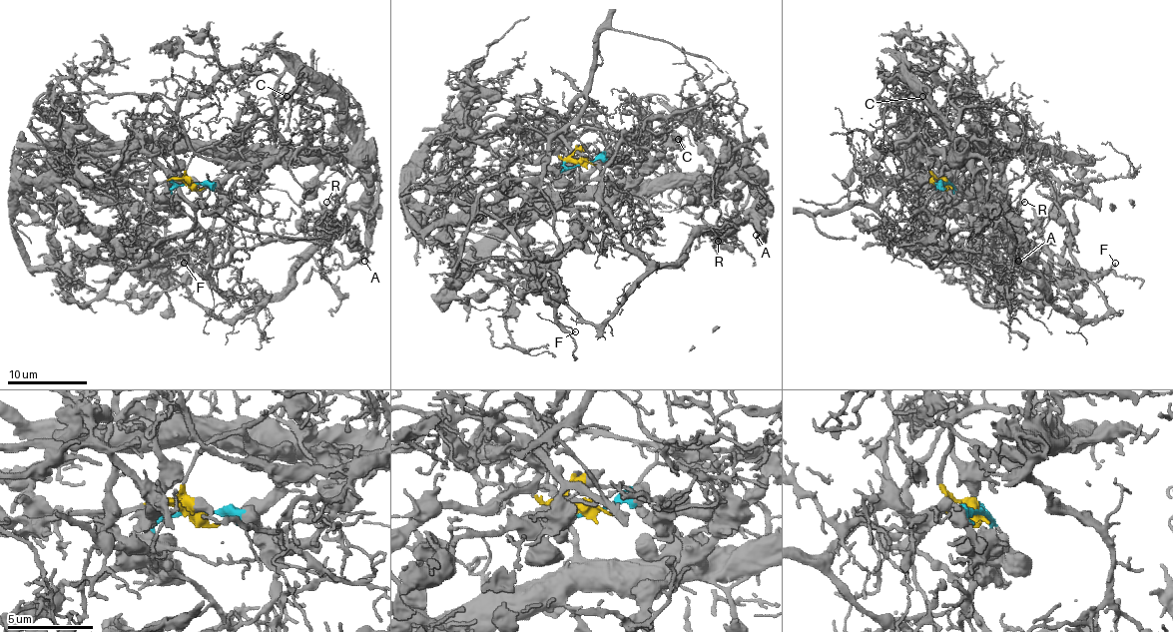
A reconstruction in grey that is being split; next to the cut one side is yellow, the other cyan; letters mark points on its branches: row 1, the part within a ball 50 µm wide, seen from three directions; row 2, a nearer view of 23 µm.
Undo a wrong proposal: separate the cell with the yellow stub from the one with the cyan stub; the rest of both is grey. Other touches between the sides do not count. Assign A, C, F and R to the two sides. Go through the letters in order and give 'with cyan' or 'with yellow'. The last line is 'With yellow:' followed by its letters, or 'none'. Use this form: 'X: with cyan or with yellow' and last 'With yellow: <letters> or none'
A: with yellow
C: with yellow
F: with cyan
R: with yellow
With yellow: A, C, R

